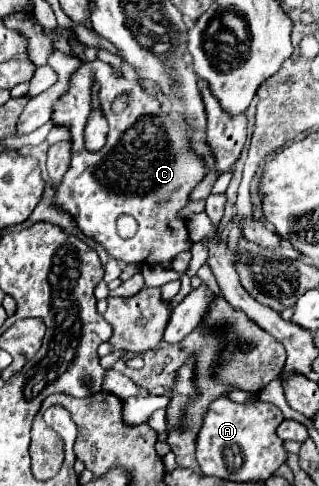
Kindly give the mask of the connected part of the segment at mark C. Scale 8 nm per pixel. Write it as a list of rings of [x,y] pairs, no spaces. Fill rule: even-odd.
[[[93,60],[91,64],[81,66],[75,76],[71,76],[71,88],[67,88],[67,92],[63,94],[63,98],[59,98],[57,106],[51,110],[51,122],[55,126],[65,126],[65,122],[69,124],[69,132],[71,132],[71,164],[67,174],[63,176],[61,184],[55,188],[55,196],[53,196],[53,206],[57,210],[67,212],[75,222],[77,228],[93,238],[95,242],[99,242],[107,254],[115,260],[121,262],[131,262],[131,264],[161,264],[161,262],[171,262],[179,252],[189,250],[191,248],[191,240],[189,240],[189,232],[183,220],[177,218],[177,212],[187,206],[189,202],[189,194],[191,190],[203,180],[203,158],[195,156],[193,150],[187,144],[187,124],[179,118],[173,118],[169,114],[163,114],[161,104],[157,102],[157,98],[149,96],[141,84],[137,84],[135,80],[127,80],[117,78],[111,70],[109,64],[101,62],[101,60]],[[91,78],[97,78],[101,82],[101,92],[99,98],[107,100],[107,120],[109,120],[109,136],[107,136],[107,146],[101,148],[99,152],[91,154],[85,150],[83,146],[83,128],[85,122],[89,118],[89,110],[91,110]],[[125,94],[127,96],[127,106],[115,114],[111,110],[111,104],[117,96]],[[121,214],[129,214],[135,216],[139,228],[137,234],[133,238],[123,240],[117,234],[117,218]]]

